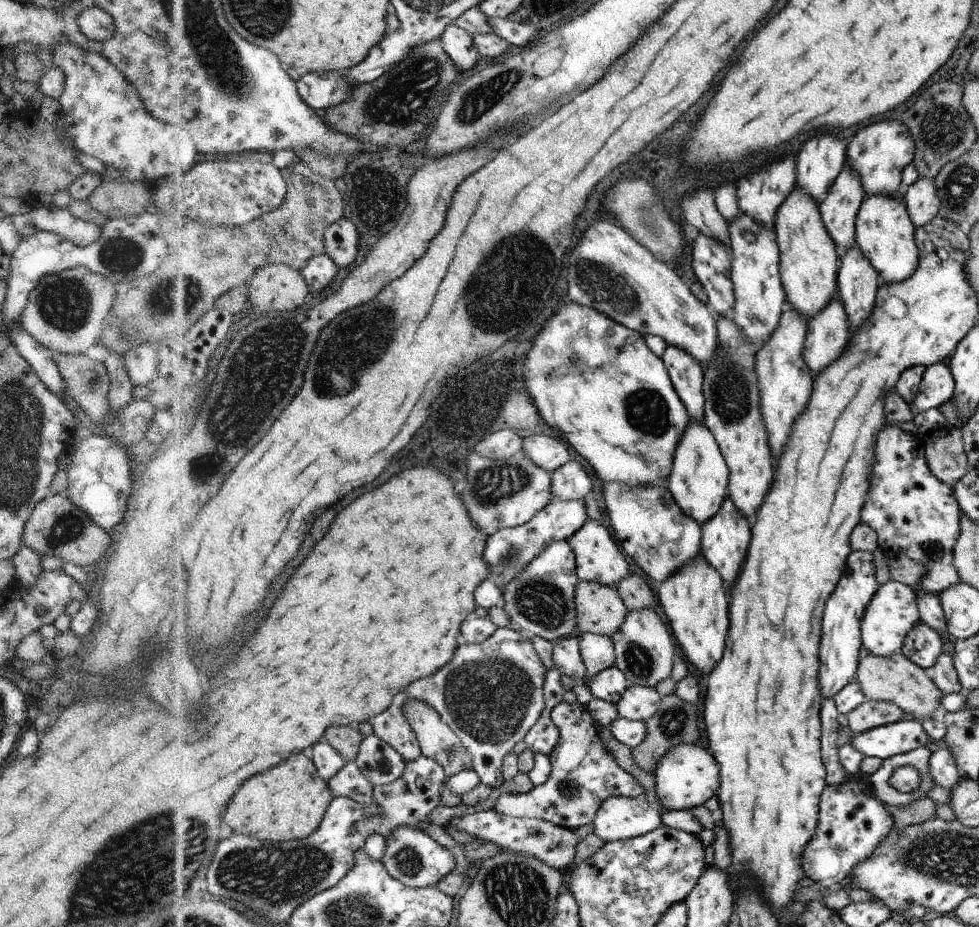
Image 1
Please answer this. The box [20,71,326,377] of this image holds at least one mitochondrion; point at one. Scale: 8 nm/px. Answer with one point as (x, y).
(64, 303)

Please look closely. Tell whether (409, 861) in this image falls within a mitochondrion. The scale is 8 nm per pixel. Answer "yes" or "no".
yes

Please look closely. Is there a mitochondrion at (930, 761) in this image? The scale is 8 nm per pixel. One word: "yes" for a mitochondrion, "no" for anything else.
no

